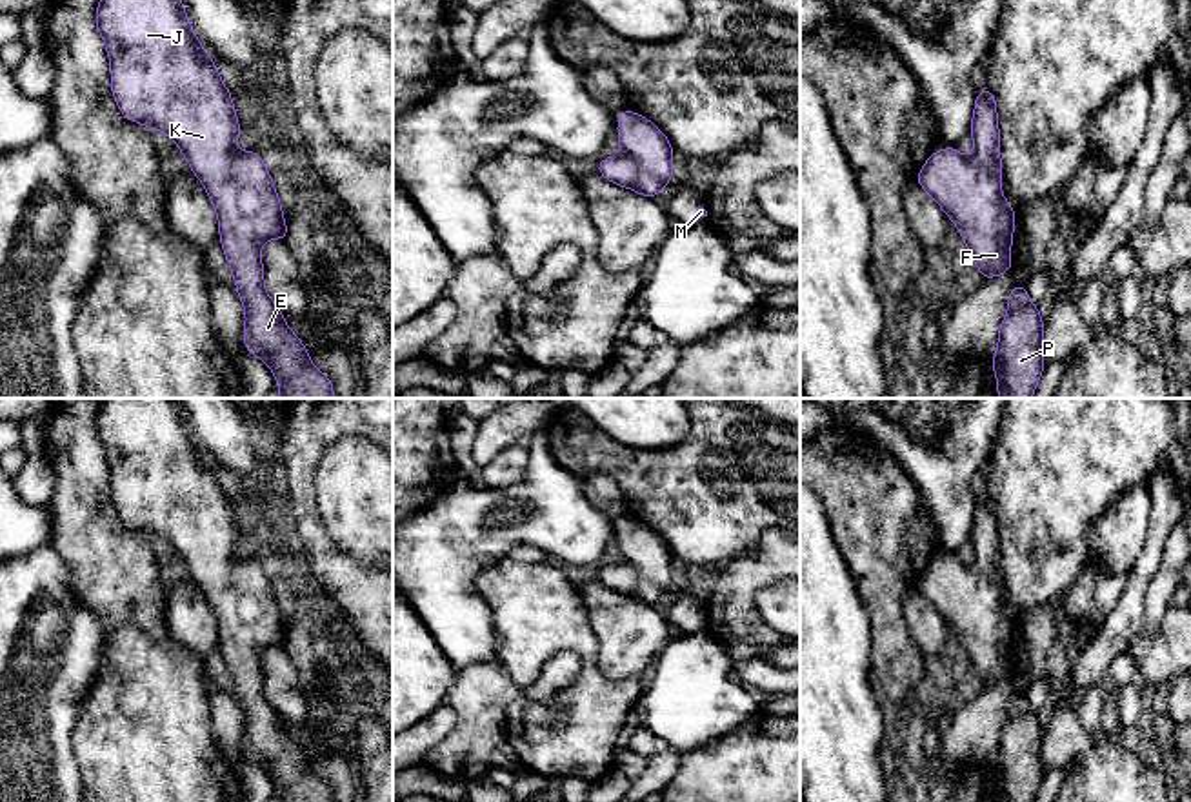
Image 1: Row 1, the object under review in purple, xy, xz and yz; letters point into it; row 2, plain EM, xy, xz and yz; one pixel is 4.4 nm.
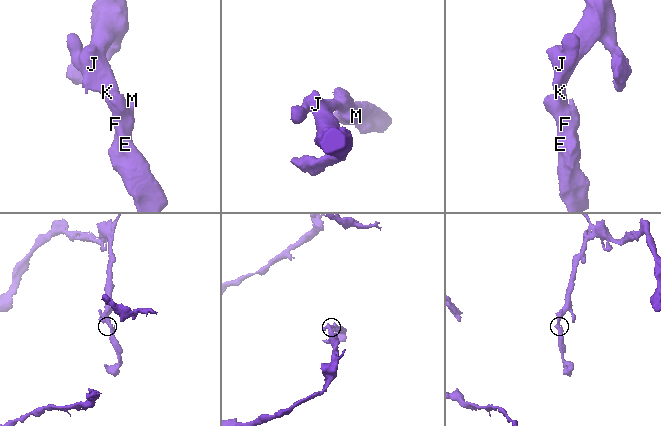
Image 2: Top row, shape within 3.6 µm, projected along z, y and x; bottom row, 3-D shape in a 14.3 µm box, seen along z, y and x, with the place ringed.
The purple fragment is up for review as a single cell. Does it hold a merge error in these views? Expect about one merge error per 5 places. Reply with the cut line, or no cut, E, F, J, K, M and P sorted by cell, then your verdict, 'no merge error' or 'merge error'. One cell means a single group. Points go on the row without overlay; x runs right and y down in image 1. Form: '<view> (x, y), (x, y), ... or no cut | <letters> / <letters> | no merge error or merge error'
no cut | E F J K M P | no merge error

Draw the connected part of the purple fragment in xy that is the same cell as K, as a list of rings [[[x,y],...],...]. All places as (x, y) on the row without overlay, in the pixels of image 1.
[[[105,398],[96,413],[96,436],[107,453],[111,498],[118,516],[125,526],[176,549],[218,620],[220,651],[245,715],[245,758],[273,777],[280,802],[333,802],[331,787],[311,771],[302,747],[264,697],[262,651],[269,646],[289,649],[278,600],[260,560],[235,556],[242,535],[231,500],[193,440],[178,400]]]

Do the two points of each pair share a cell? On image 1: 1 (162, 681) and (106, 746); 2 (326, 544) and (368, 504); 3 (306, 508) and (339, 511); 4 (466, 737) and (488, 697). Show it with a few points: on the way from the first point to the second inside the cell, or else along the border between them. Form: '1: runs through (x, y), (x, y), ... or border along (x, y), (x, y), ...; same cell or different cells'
1: runs through (148, 699), (146, 717), (124, 739); same cell
2: border along (322, 528), (337, 548); different cells
3: border along (313, 468), (317, 511), (324, 526); different cells
4: runs through (475, 728), (480, 722), (480, 706); same cell

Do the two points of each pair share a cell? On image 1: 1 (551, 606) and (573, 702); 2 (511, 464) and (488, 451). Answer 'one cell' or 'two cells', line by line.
1: one cell
2: two cells

